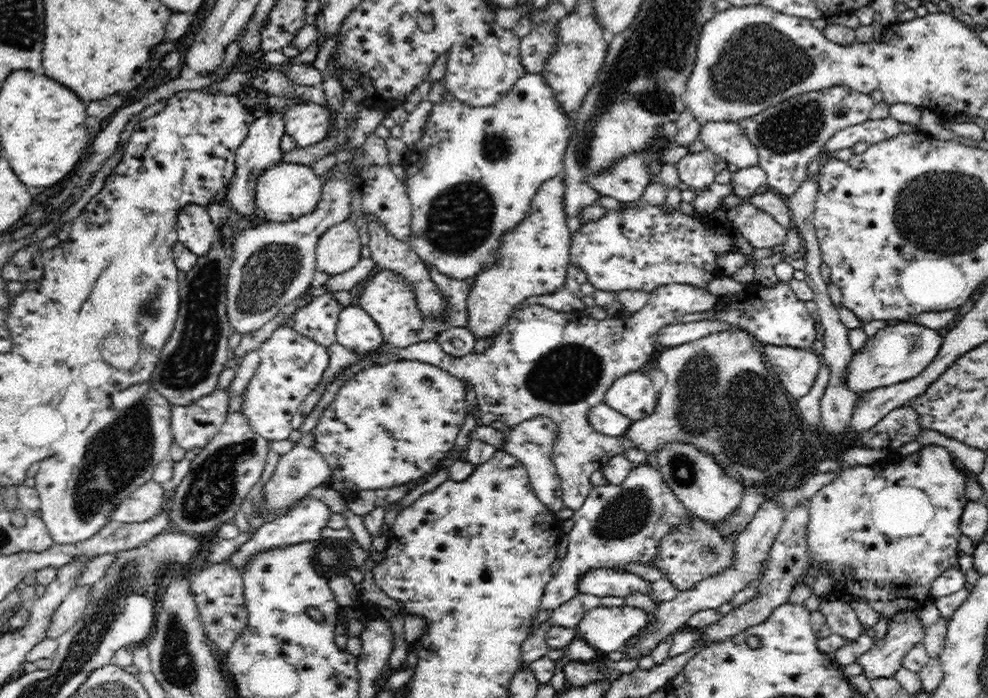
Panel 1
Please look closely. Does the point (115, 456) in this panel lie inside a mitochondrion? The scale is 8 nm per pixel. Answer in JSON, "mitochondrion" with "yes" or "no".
{"mitochondrion":"yes"}

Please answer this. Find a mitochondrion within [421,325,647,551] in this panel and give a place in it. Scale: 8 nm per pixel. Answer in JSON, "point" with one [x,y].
{"point":[566,373]}

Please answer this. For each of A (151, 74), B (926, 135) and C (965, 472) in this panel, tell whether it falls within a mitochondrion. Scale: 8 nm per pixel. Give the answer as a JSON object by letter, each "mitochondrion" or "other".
{"A":"other","B":"other","C":"other"}

